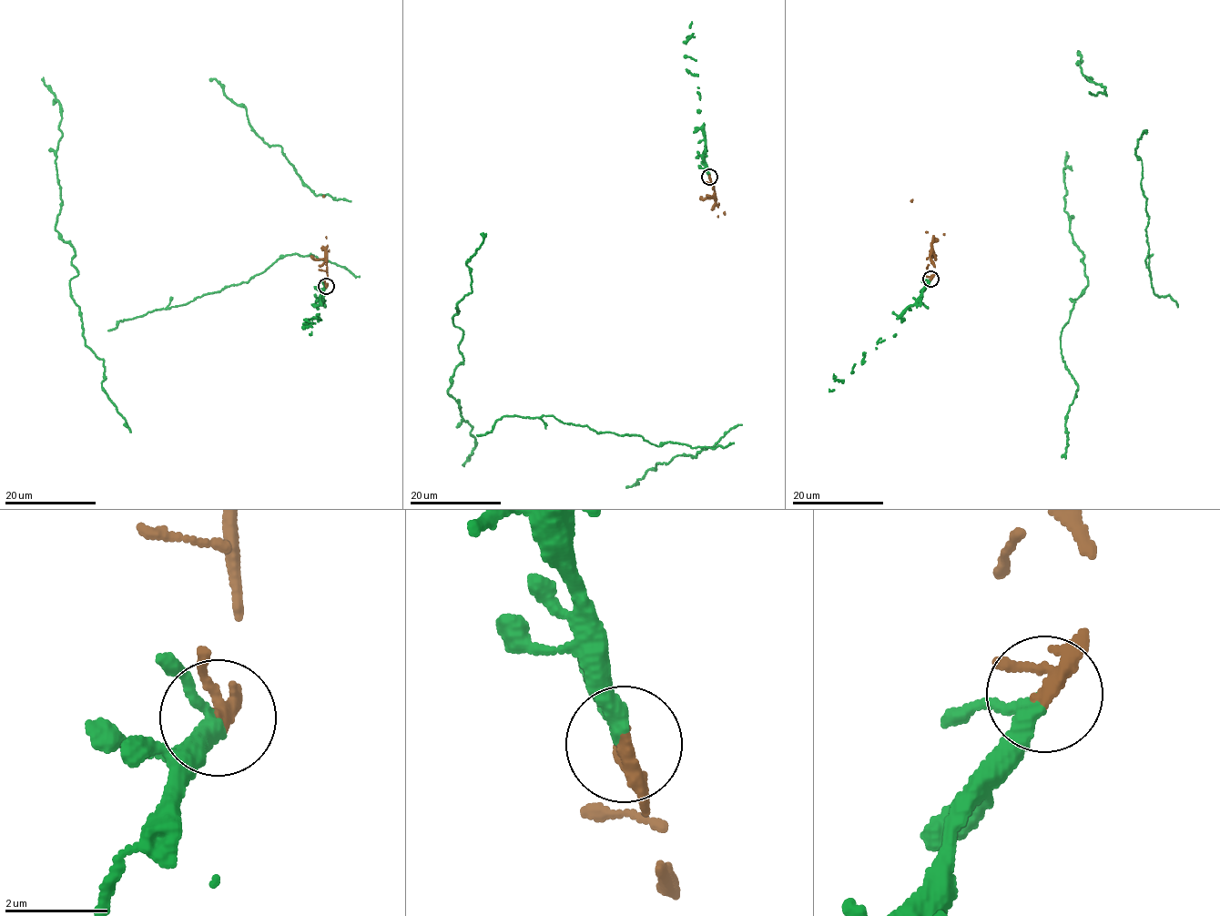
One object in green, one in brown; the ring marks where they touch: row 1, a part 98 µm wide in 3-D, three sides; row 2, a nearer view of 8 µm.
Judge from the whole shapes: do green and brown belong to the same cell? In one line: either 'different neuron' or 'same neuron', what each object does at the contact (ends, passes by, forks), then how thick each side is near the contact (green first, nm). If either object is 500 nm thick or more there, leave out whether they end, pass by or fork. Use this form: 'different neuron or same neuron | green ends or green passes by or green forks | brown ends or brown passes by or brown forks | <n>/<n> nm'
same neuron | green passes by | brown passes by | 280/240 nm

